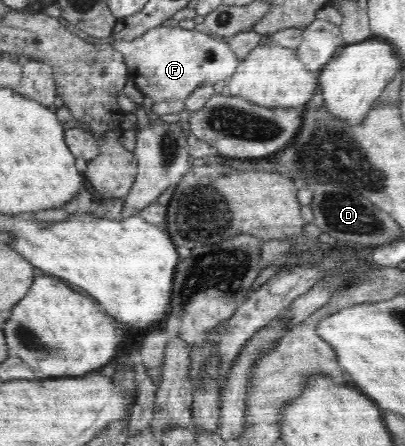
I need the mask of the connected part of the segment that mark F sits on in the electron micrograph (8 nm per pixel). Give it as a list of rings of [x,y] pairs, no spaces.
[[[158,26],[144,32],[135,40],[114,40],[111,44],[117,52],[123,54],[129,77],[143,97],[154,102],[162,100],[185,100],[201,84],[217,84],[229,80],[241,61],[226,40],[213,38],[197,29],[187,30],[182,27]]]

